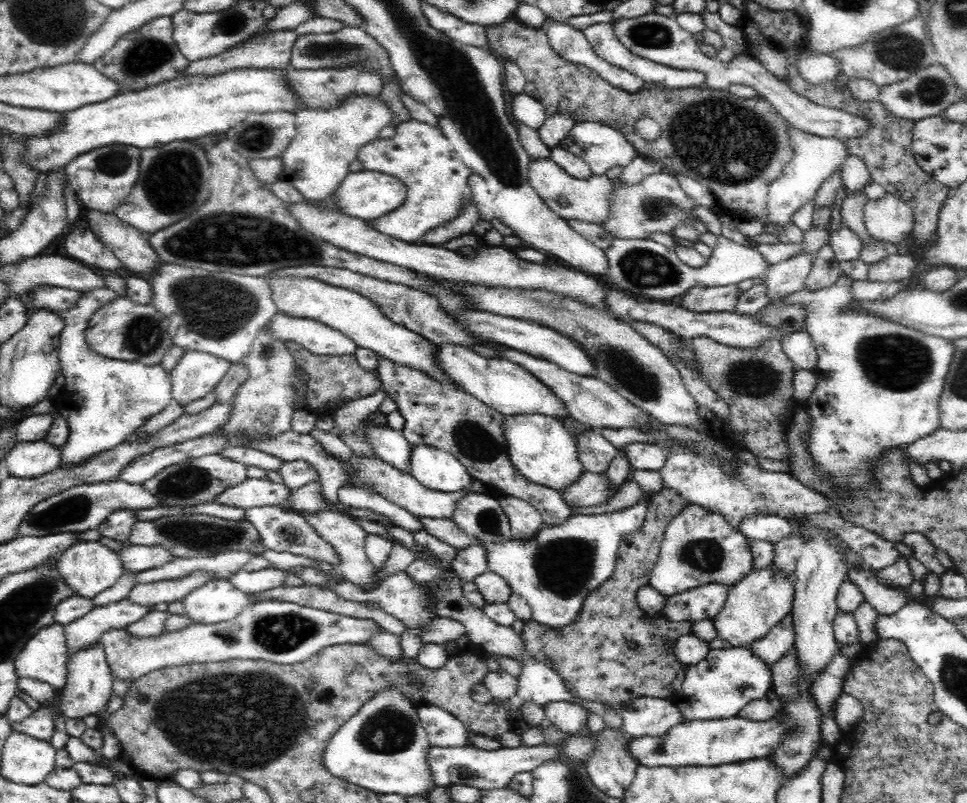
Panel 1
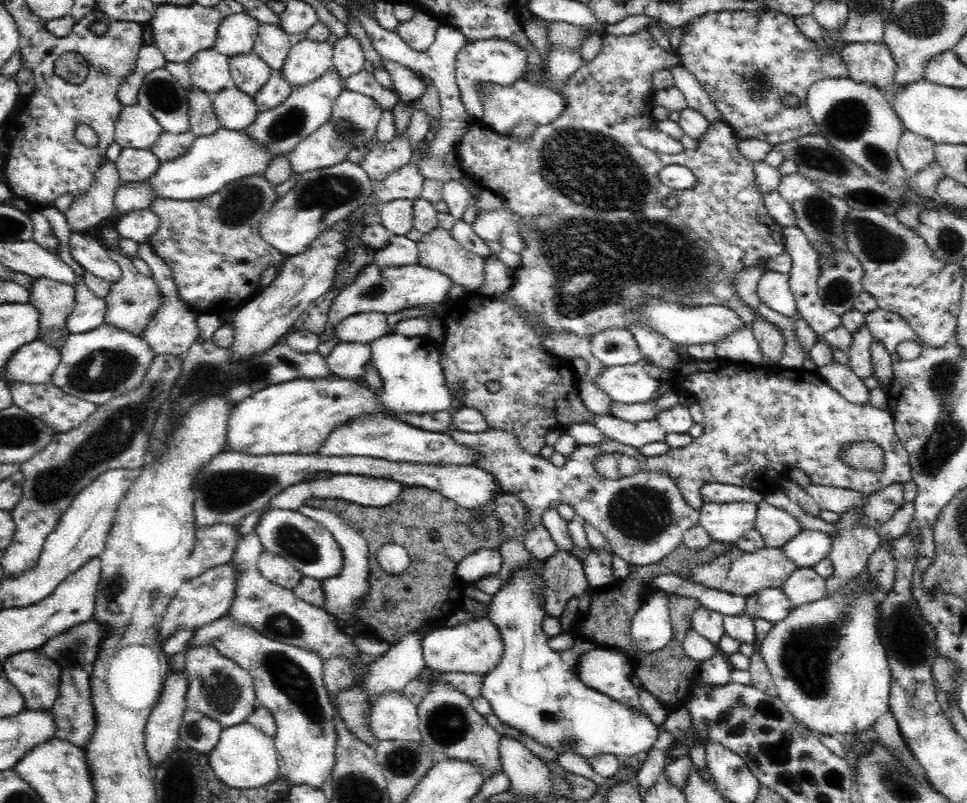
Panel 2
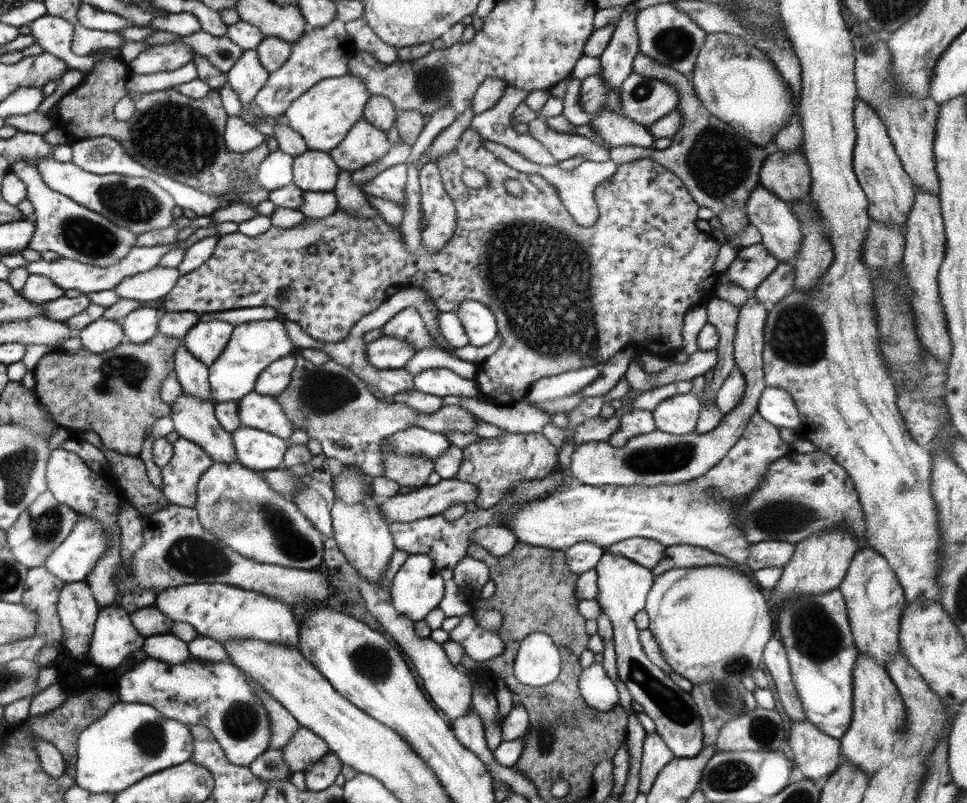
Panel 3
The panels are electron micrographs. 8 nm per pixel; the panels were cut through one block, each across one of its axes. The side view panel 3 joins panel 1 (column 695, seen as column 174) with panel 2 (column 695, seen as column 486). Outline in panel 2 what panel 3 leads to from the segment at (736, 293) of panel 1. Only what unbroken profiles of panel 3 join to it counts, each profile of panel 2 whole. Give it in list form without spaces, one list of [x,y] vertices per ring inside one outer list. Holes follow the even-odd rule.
[[[642,28],[642,30],[638,30],[638,32],[630,34],[630,36],[610,36],[610,34],[604,34],[604,48],[602,48],[602,52],[600,52],[596,58],[584,62],[584,64],[576,70],[576,74],[572,74],[572,76],[564,82],[564,86],[560,88],[558,94],[564,98],[564,112],[562,112],[552,124],[548,124],[548,126],[544,126],[544,128],[536,128],[534,134],[532,134],[526,142],[518,142],[518,140],[512,140],[510,136],[492,132],[488,126],[484,126],[482,122],[476,122],[476,120],[474,120],[474,124],[468,126],[466,134],[462,136],[462,140],[458,142],[458,146],[454,148],[456,156],[458,156],[458,164],[462,166],[462,170],[464,170],[464,172],[466,172],[480,188],[486,188],[486,190],[496,192],[498,196],[504,198],[506,206],[508,206],[512,212],[520,214],[520,236],[524,238],[526,248],[524,248],[524,252],[522,252],[522,266],[518,266],[518,268],[514,270],[514,276],[512,276],[512,278],[514,278],[514,286],[510,288],[508,298],[494,300],[494,298],[486,298],[486,296],[468,292],[468,294],[464,294],[462,298],[454,300],[454,302],[444,310],[442,322],[444,322],[446,340],[444,340],[444,344],[442,344],[442,346],[444,346],[444,350],[442,350],[444,354],[442,354],[442,358],[440,358],[440,364],[442,364],[442,368],[444,368],[446,386],[448,386],[450,394],[452,394],[452,398],[454,398],[458,392],[464,390],[466,396],[464,396],[462,408],[478,410],[478,412],[484,416],[484,420],[486,420],[486,424],[488,424],[488,430],[504,430],[504,432],[508,432],[510,436],[518,438],[518,446],[520,446],[522,450],[526,450],[526,452],[530,452],[530,454],[534,454],[534,456],[540,456],[540,450],[546,446],[546,432],[548,432],[548,430],[564,430],[564,428],[568,428],[570,424],[594,424],[594,414],[590,414],[590,412],[586,410],[586,406],[582,404],[582,400],[580,400],[580,388],[578,388],[580,378],[574,374],[572,364],[568,362],[568,358],[556,358],[556,356],[548,354],[548,350],[542,348],[542,338],[538,338],[536,332],[534,332],[530,326],[526,326],[526,320],[522,318],[522,314],[524,314],[524,312],[530,314],[534,320],[538,320],[542,326],[546,326],[546,330],[548,330],[550,334],[566,334],[566,332],[574,332],[574,334],[584,336],[584,338],[590,338],[590,340],[592,340],[594,334],[598,334],[598,332],[602,332],[602,330],[606,330],[606,328],[628,328],[628,330],[632,332],[632,336],[636,338],[638,346],[640,346],[640,354],[642,354],[644,358],[650,360],[650,366],[656,366],[656,368],[660,368],[662,372],[666,372],[666,370],[668,370],[668,372],[674,372],[674,374],[676,374],[676,380],[674,380],[672,384],[674,384],[676,392],[678,392],[678,394],[688,394],[688,396],[692,396],[692,398],[696,400],[696,404],[702,408],[702,414],[704,414],[704,424],[702,424],[702,426],[704,426],[704,434],[702,434],[700,438],[692,440],[686,448],[676,448],[676,450],[670,448],[666,454],[660,454],[660,456],[644,456],[644,454],[640,454],[640,456],[634,458],[634,456],[620,454],[620,452],[614,452],[614,454],[600,454],[600,456],[596,456],[596,462],[594,462],[594,468],[596,468],[598,476],[602,476],[602,478],[606,478],[606,480],[622,480],[622,478],[636,476],[636,474],[640,474],[640,472],[642,472],[642,474],[648,474],[648,472],[654,472],[654,474],[656,474],[656,472],[668,474],[668,478],[680,488],[684,500],[686,500],[692,508],[696,508],[698,512],[700,512],[700,508],[704,506],[704,500],[702,500],[702,496],[700,496],[700,488],[706,486],[706,484],[718,482],[718,484],[730,484],[730,486],[748,486],[748,488],[758,490],[758,492],[762,492],[762,494],[766,496],[766,494],[776,494],[776,492],[780,490],[778,484],[780,484],[782,480],[786,480],[790,472],[796,472],[796,470],[802,472],[802,474],[806,474],[808,480],[810,480],[810,484],[814,484],[814,486],[840,488],[840,490],[856,490],[856,492],[862,492],[864,496],[870,496],[872,492],[878,492],[878,490],[882,490],[882,488],[886,488],[886,486],[890,486],[890,484],[896,484],[896,482],[908,484],[908,482],[912,480],[910,456],[908,456],[906,448],[902,446],[902,442],[898,440],[898,434],[896,434],[896,428],[894,428],[894,416],[892,416],[890,410],[876,410],[876,408],[870,406],[870,402],[868,402],[866,406],[854,406],[854,404],[846,402],[846,400],[844,400],[830,384],[826,384],[816,372],[808,372],[808,370],[786,370],[786,368],[782,368],[780,364],[774,366],[774,368],[768,368],[768,366],[752,366],[752,364],[734,364],[734,362],[724,362],[724,360],[696,360],[696,358],[692,358],[690,354],[686,354],[686,350],[684,350],[684,354],[680,354],[678,350],[680,350],[682,346],[678,346],[678,344],[674,344],[674,342],[668,342],[668,338],[662,336],[660,332],[650,330],[648,326],[644,328],[644,326],[640,326],[640,324],[632,324],[632,326],[630,326],[630,324],[626,322],[624,312],[628,312],[630,308],[642,306],[642,304],[644,304],[646,300],[650,300],[650,298],[664,298],[666,302],[676,302],[676,304],[682,304],[682,306],[726,306],[728,310],[734,310],[746,326],[752,326],[752,322],[756,322],[756,320],[754,320],[756,314],[754,314],[742,300],[738,300],[738,294],[736,294],[736,290],[734,290],[734,282],[732,282],[732,280],[734,280],[736,274],[738,274],[740,270],[744,270],[744,268],[752,268],[752,266],[754,266],[754,268],[766,270],[766,264],[768,264],[772,258],[776,258],[776,256],[780,256],[780,254],[786,252],[784,226],[780,226],[772,216],[768,216],[768,210],[766,210],[766,204],[764,204],[764,196],[760,196],[760,192],[758,192],[758,188],[756,188],[756,182],[754,182],[754,180],[756,180],[756,176],[754,176],[754,164],[738,152],[738,142],[740,142],[740,140],[734,136],[734,132],[732,132],[732,128],[730,128],[728,124],[724,124],[724,122],[712,122],[712,124],[708,126],[708,132],[698,140],[698,150],[692,150],[692,152],[690,152],[690,150],[684,150],[684,152],[674,154],[674,156],[662,156],[662,154],[658,154],[658,152],[650,152],[650,150],[646,150],[646,148],[638,142],[638,138],[636,138],[636,132],[638,132],[638,130],[648,130],[648,132],[658,130],[658,120],[652,116],[652,106],[654,106],[654,102],[652,102],[652,94],[654,94],[654,90],[652,90],[652,74],[654,74],[654,72],[660,72],[660,70],[672,70],[674,66],[680,66],[678,56],[674,54],[674,50],[672,50],[672,52],[666,52],[664,48],[660,48],[660,46],[654,42],[654,38],[652,38],[652,34],[650,34],[648,28]],[[670,164],[688,166],[688,168],[696,174],[696,186],[690,188],[690,190],[672,190],[672,188],[664,186],[664,184],[660,182],[660,178],[658,178],[658,172],[660,172],[664,166],[670,166]],[[668,196],[678,196],[678,200],[680,200],[678,206],[672,208],[672,210],[666,208],[666,206],[662,206],[662,200],[666,200]],[[488,382],[498,382],[498,384],[500,384],[500,390],[498,390],[498,392],[488,392],[488,388],[486,388]],[[854,442],[874,442],[876,446],[880,446],[882,452],[886,454],[886,466],[884,466],[884,470],[874,474],[874,472],[866,472],[866,470],[852,470],[852,468],[848,468],[848,466],[840,460],[838,454],[840,454],[840,450],[842,450],[844,446],[854,444]]]

